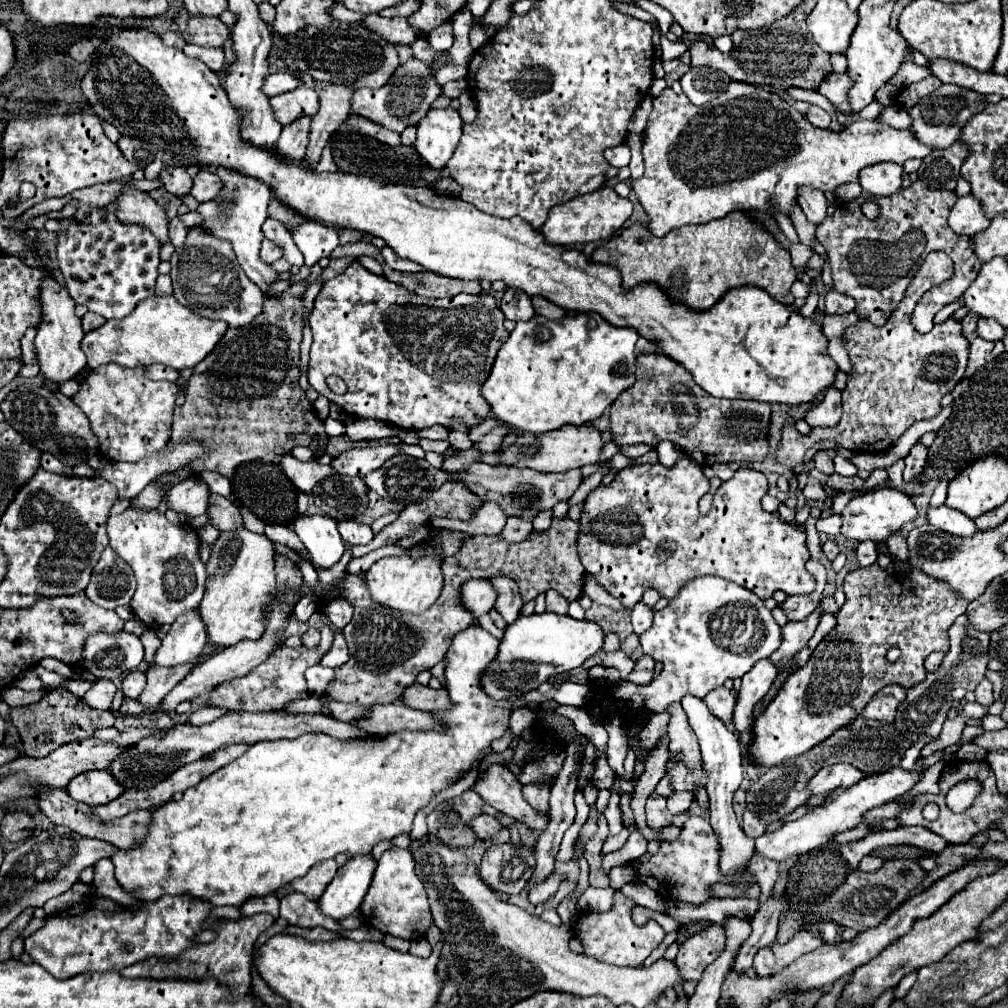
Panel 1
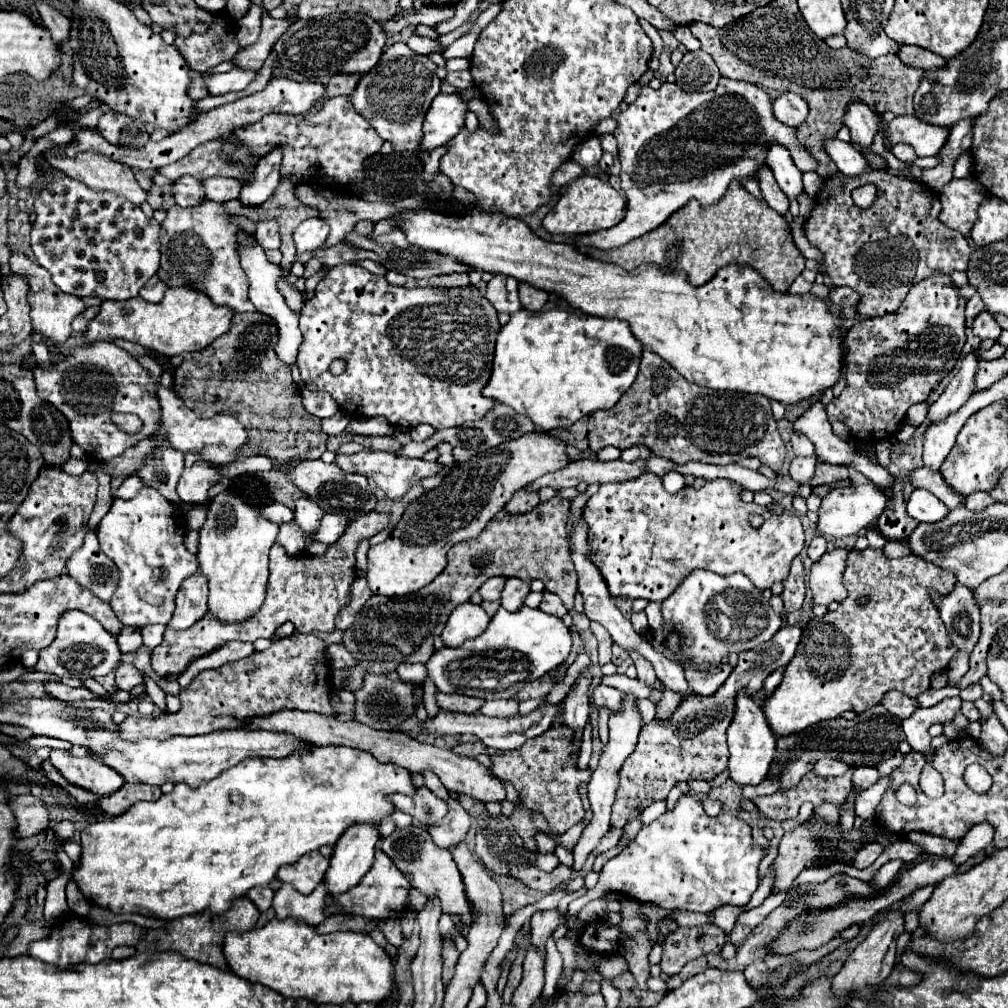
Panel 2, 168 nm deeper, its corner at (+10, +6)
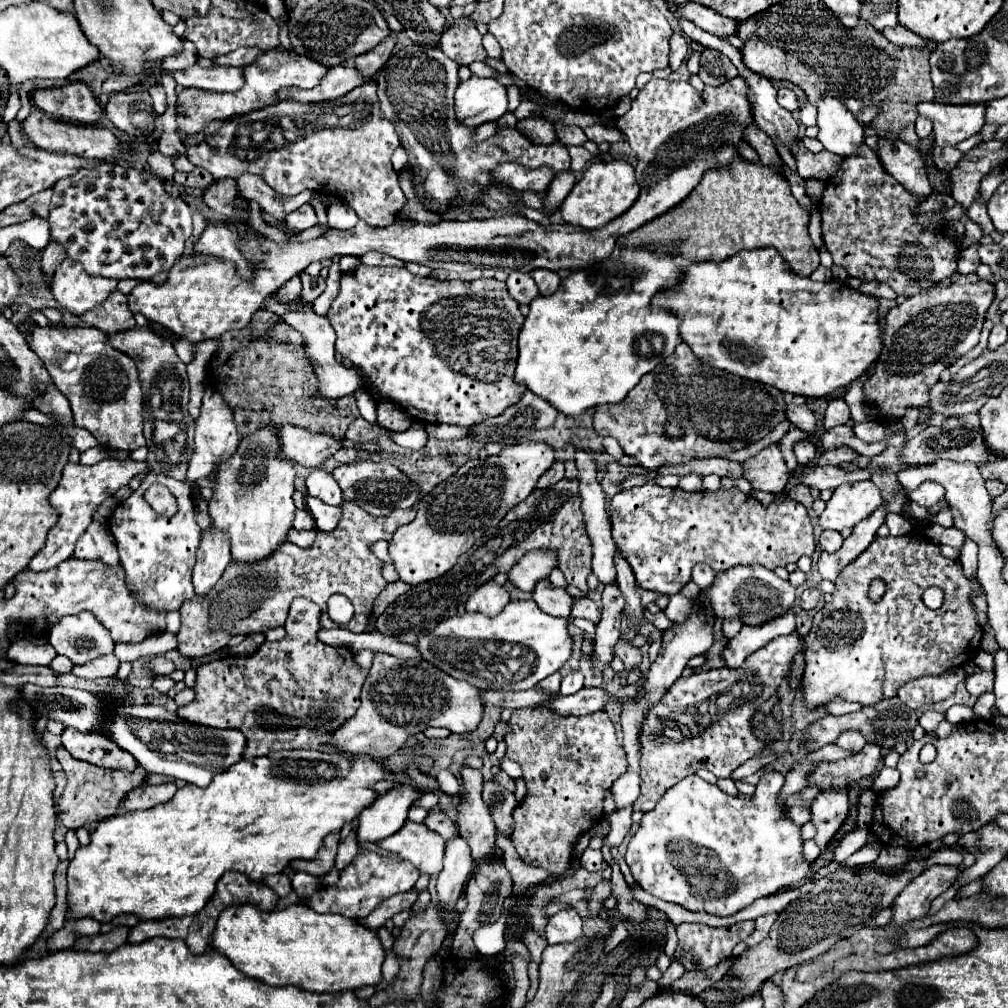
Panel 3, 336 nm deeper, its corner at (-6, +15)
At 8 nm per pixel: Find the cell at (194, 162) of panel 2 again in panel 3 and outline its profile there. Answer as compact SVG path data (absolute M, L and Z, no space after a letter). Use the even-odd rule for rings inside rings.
M368 81L366 85L350 91L348 95L336 101L324 103L296 103L284 101L274 107L266 107L262 111L252 111L240 115L222 129L208 133L200 145L186 147L186 157L202 169L208 169L214 179L236 179L240 173L260 175L276 193L296 195L304 189L310 189L320 195L340 197L344 199L356 215L366 221L370 227L388 227L394 223L396 211L404 207L404 193L398 185L398 175L390 165L390 157L400 145L398 133L394 125L382 117L380 101L376 95L376 81Z

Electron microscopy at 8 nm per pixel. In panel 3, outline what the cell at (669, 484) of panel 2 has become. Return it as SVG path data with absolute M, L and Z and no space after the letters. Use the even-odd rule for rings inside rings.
M684 475L678 483L680 489L684 491L700 491L702 489L702 479L698 475Z

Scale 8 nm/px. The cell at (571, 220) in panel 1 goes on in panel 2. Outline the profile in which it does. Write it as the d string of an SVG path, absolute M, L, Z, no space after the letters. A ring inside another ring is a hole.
M580 176L566 188L566 192L560 194L558 202L544 216L542 226L550 234L564 234L564 236L590 234L616 226L624 218L624 208L626 206L622 196L608 182L602 182L600 178L594 176Z

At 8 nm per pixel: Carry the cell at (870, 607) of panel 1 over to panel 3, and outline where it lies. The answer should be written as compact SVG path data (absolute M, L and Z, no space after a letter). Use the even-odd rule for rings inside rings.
M914 529L902 537L876 537L870 547L856 561L852 561L852 565L846 565L840 571L834 585L836 591L832 593L832 601L816 611L812 629L804 637L806 671L802 689L810 709L828 703L832 697L844 697L860 705L874 705L876 701L892 699L904 683L924 675L942 675L944 669L948 671L960 667L962 663L968 663L980 647L982 629L976 621L976 611L972 609L970 581L964 577L962 565L942 557L940 547L934 545L934 541L930 541L922 529ZM874 579L882 579L886 583L886 593L876 603L868 597L868 587ZM932 585L942 587L944 591L944 605L936 611L928 609L922 601L924 589Z

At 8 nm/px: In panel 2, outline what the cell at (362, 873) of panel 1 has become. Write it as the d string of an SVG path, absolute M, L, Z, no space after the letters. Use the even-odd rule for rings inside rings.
M370 824L352 826L352 830L346 830L342 834L342 838L334 846L330 868L322 882L328 894L336 896L340 892L346 892L362 880L362 876L370 870L374 862L378 840L380 834L376 826Z

